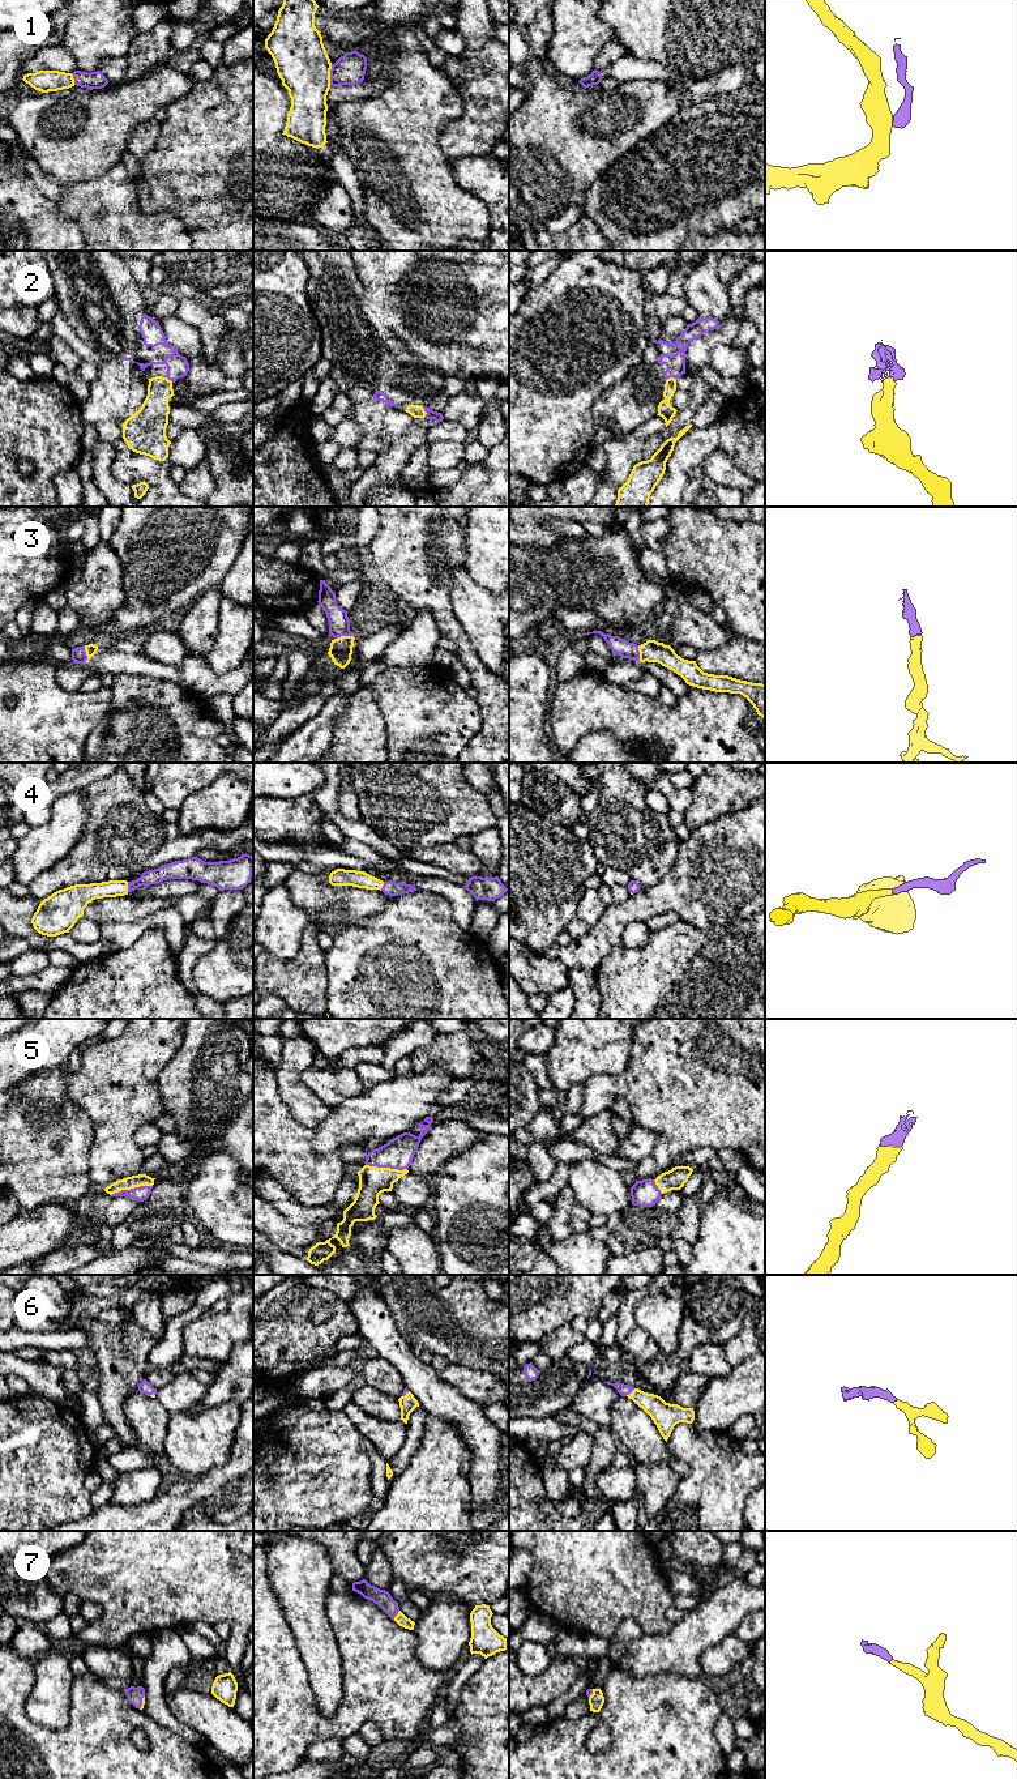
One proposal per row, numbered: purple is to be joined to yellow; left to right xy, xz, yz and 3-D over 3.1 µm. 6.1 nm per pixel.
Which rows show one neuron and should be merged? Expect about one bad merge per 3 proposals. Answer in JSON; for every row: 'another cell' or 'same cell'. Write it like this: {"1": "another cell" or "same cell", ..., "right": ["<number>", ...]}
{"1": "another cell", "2": "same cell", "3": "same cell", "4": "same cell", "5": "same cell", "6": "same cell", "7": "same cell", "right": ["2", "3", "4", "5", "6", "7"]}

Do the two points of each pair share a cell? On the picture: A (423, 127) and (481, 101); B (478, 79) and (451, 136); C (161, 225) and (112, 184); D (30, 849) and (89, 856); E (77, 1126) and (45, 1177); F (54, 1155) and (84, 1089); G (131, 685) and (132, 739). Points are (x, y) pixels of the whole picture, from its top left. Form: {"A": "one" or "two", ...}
{"A": "two", "B": "one", "C": "one", "D": "two", "E": "one", "F": "two", "G": "one"}

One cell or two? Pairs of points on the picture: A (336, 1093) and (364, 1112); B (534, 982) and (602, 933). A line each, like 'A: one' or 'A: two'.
A: two
B: two

